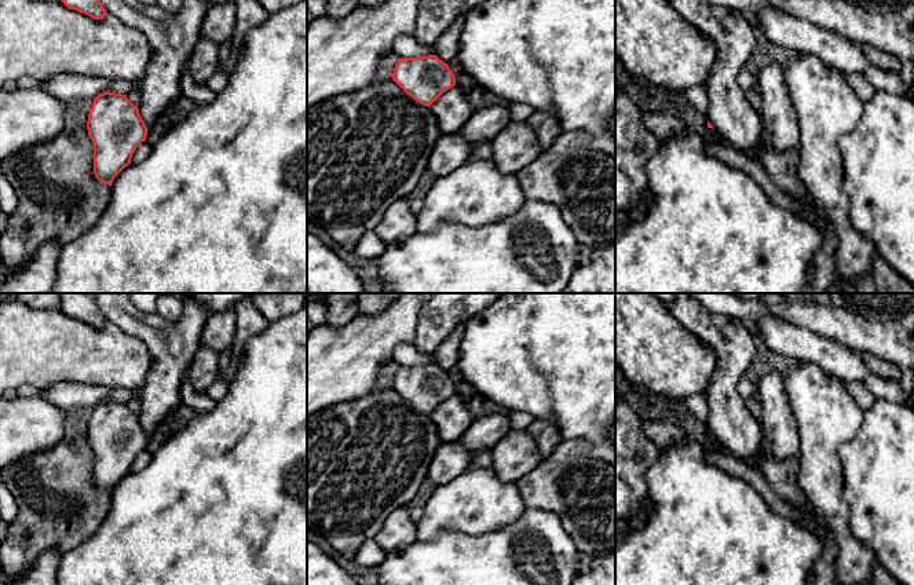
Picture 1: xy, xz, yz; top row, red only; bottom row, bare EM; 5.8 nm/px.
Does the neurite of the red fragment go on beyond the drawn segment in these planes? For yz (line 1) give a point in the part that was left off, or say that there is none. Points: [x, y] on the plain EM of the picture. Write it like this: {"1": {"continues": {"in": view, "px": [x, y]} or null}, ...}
{"1": {"continues": null}}

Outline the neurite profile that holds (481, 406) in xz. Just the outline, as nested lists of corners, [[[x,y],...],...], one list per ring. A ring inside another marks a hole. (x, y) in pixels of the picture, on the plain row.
[[[453,368],[447,373],[456,384],[456,394],[461,396],[467,410],[474,416],[474,418],[480,418],[493,413],[508,413],[507,409],[496,405],[485,395],[476,392],[471,384],[465,383],[457,368]]]

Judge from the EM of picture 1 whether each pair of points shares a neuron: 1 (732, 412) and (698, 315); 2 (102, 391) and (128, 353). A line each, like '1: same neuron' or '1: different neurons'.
1: same neuron
2: different neurons

